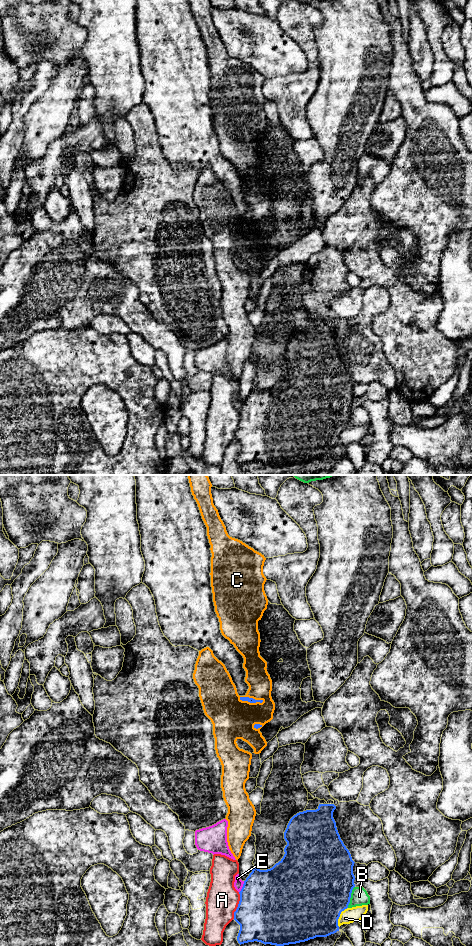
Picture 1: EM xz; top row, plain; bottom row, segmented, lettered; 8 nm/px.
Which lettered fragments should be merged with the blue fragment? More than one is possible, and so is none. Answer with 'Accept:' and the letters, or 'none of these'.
Accept: none of these

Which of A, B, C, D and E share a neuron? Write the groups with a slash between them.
A / B / C / D / E

